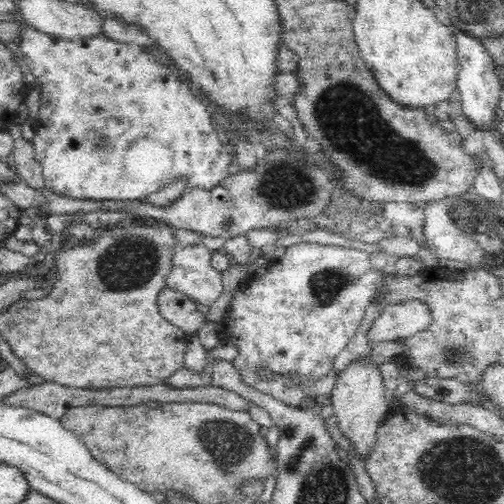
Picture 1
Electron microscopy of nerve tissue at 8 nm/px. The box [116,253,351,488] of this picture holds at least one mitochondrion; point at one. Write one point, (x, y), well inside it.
(228, 443)

